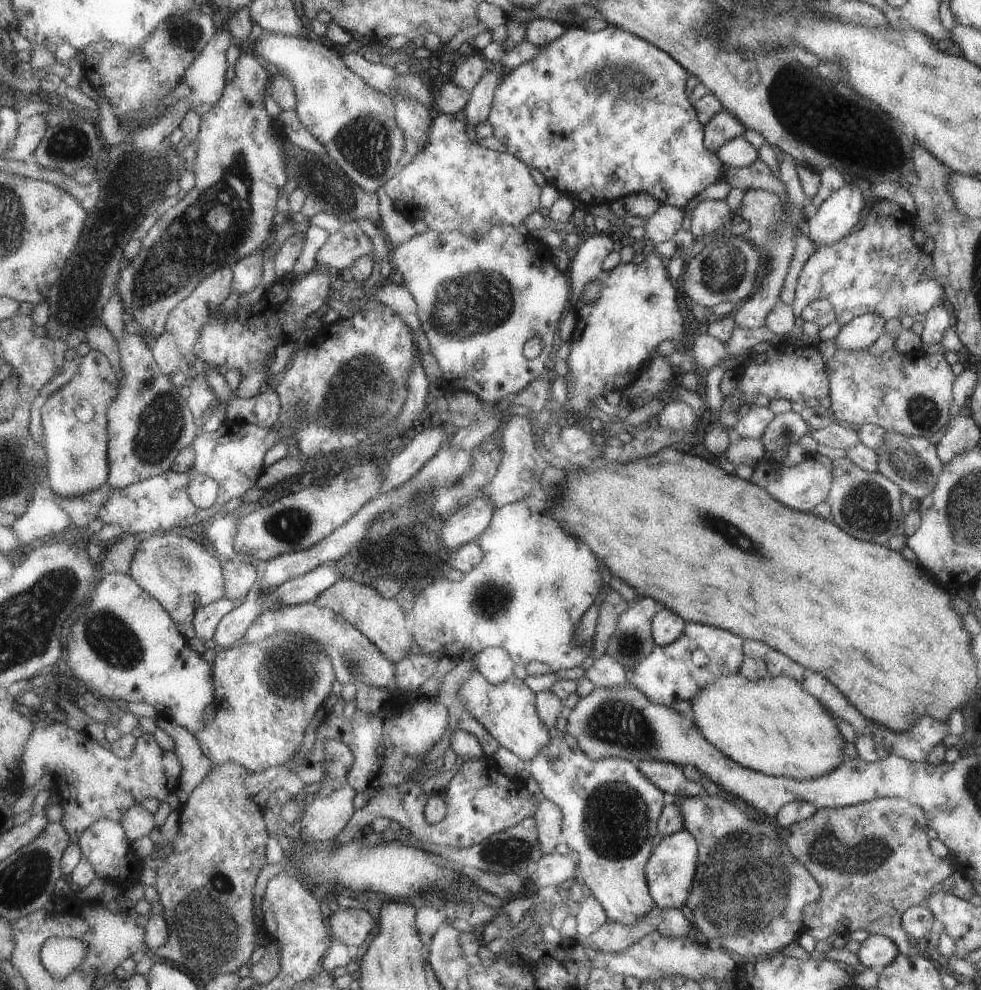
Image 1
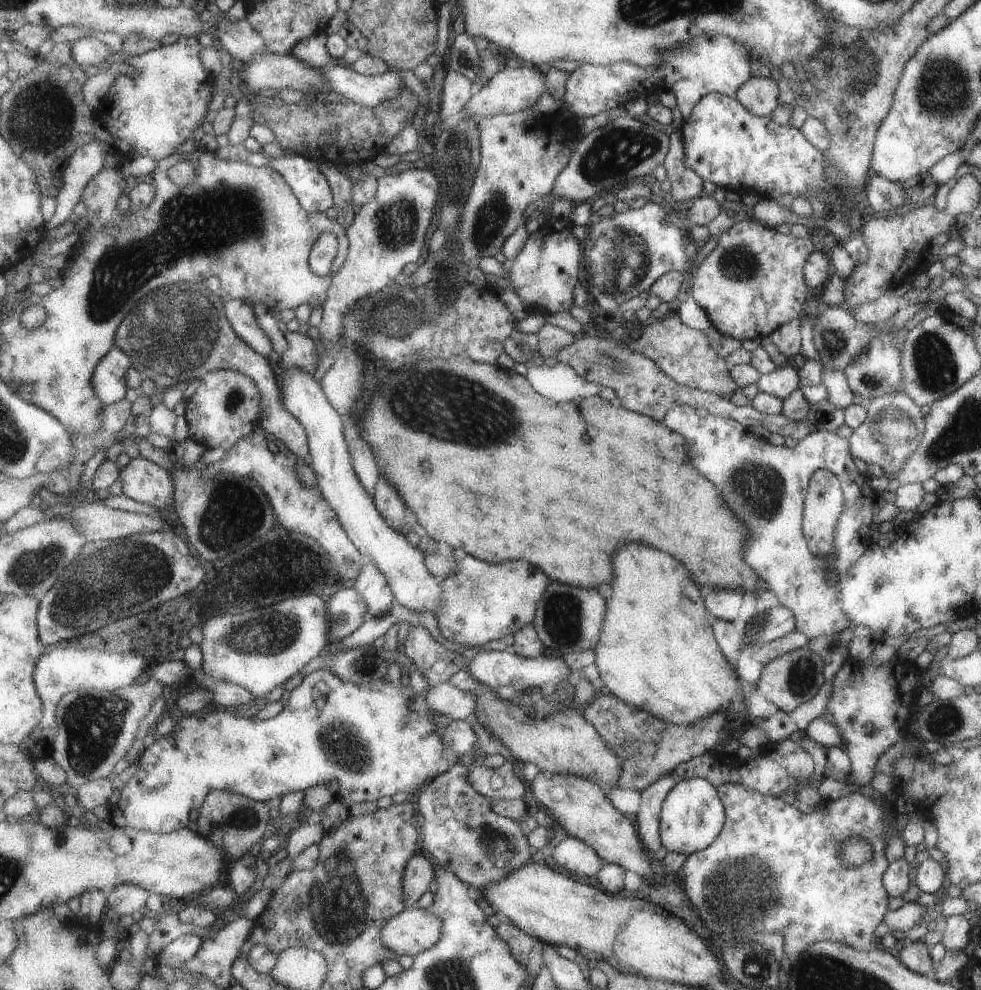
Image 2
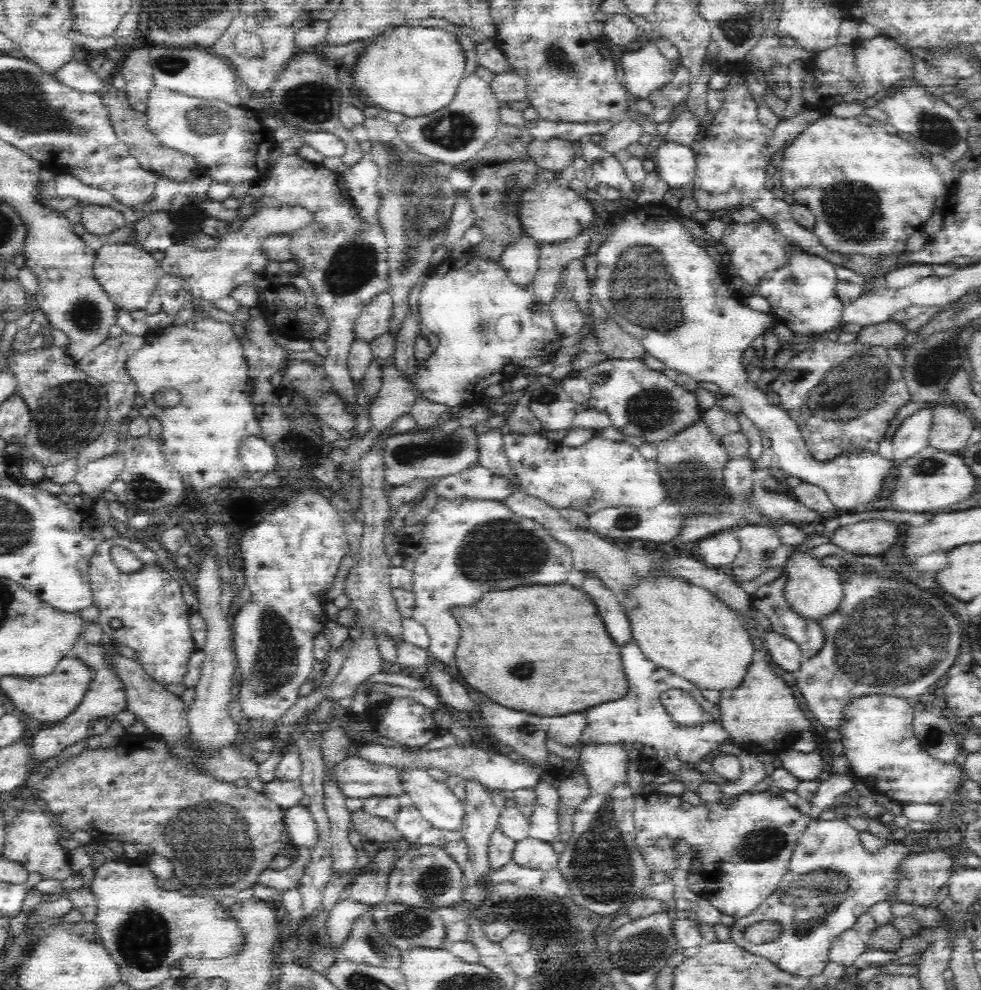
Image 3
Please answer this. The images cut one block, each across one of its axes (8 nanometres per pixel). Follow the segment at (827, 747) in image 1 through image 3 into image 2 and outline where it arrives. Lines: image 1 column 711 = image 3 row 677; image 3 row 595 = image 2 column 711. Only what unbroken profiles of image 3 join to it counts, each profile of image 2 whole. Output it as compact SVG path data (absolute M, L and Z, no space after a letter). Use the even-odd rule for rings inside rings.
M639 542L625 546L625 550L617 550L613 566L617 566L617 578L613 578L611 594L605 600L605 618L595 646L597 672L601 674L599 680L605 690L619 700L645 708L673 724L697 722L725 706L735 706L735 712L745 718L745 706L741 700L735 700L733 670L725 662L725 652L721 652L717 636L713 634L713 616L705 604L707 596L703 596L701 586L695 584L687 566L671 554Z

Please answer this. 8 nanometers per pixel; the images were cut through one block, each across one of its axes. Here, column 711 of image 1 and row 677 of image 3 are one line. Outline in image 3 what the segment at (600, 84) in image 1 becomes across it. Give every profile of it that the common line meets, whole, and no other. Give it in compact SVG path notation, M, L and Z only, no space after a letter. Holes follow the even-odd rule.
M118 536L114 540L102 542L102 546L96 550L94 558L90 560L90 582L94 588L94 606L100 608L98 624L102 626L106 638L116 640L120 646L132 648L136 652L140 670L166 688L170 684L184 682L192 654L196 652L196 642L190 632L192 610L184 602L182 588L178 586L176 578L172 578L170 572L162 570L156 562L156 552L140 542ZM112 546L124 546L130 550L144 564L144 568L132 574L120 572L110 558ZM112 620L120 620L122 628L112 628Z

